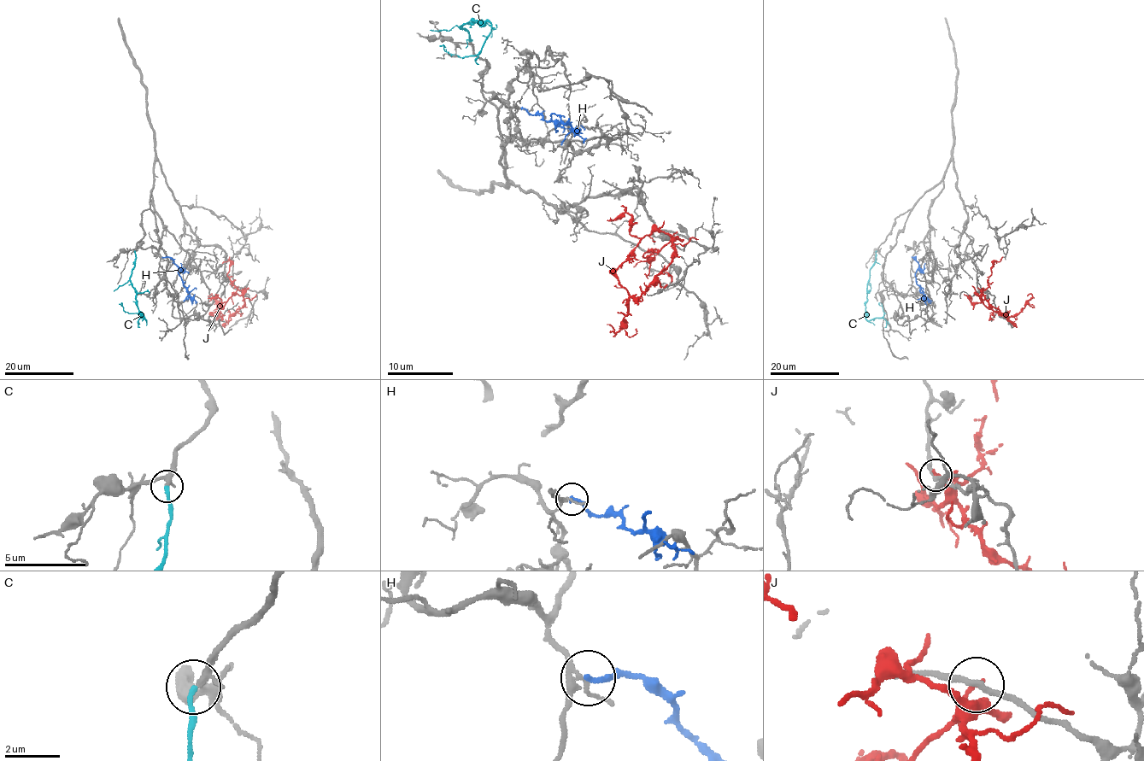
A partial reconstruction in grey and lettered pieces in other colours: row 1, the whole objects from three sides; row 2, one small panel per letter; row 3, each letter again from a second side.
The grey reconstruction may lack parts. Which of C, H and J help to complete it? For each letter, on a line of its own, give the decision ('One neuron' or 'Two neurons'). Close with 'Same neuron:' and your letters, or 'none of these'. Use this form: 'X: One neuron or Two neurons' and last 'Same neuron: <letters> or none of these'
C: One neuron
H: Two neurons
J: Two neurons
Same neuron: C

